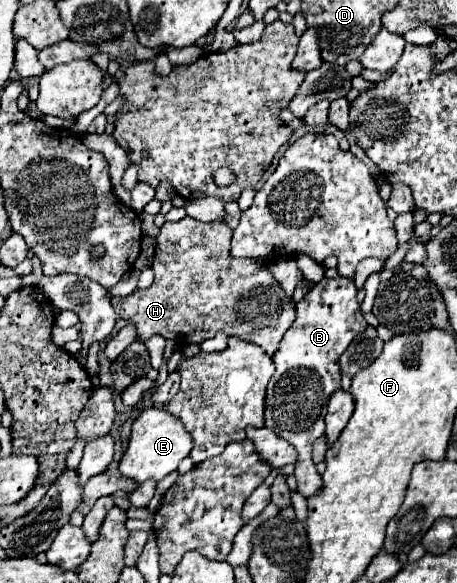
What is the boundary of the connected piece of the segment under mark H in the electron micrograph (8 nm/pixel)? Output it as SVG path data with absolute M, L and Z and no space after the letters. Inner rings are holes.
M183 217L175 223L165 221L157 237L157 247L153 255L153 285L147 289L137 289L133 295L125 297L119 311L123 319L129 319L137 325L139 339L147 339L157 333L165 339L173 339L177 345L201 345L205 339L215 337L217 331L223 331L231 337L259 345L267 355L273 355L277 351L285 331L295 319L295 305L287 299L285 309L285 291L271 277L267 267L259 267L251 259L233 259L229 255L229 241L231 229L225 225L225 221L203 223L191 217Z

